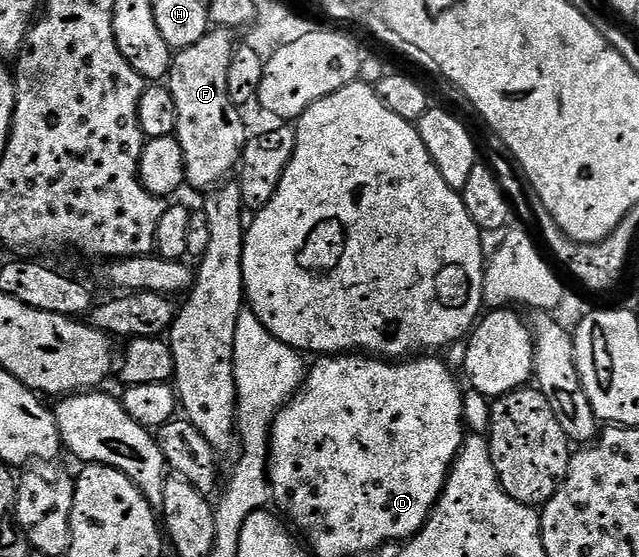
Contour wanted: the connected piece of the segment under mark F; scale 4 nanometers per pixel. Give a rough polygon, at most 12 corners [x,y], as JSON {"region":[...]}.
{"region":[[233,30],[177,52],[168,86],[186,183],[217,188],[248,130],[228,97]]}

